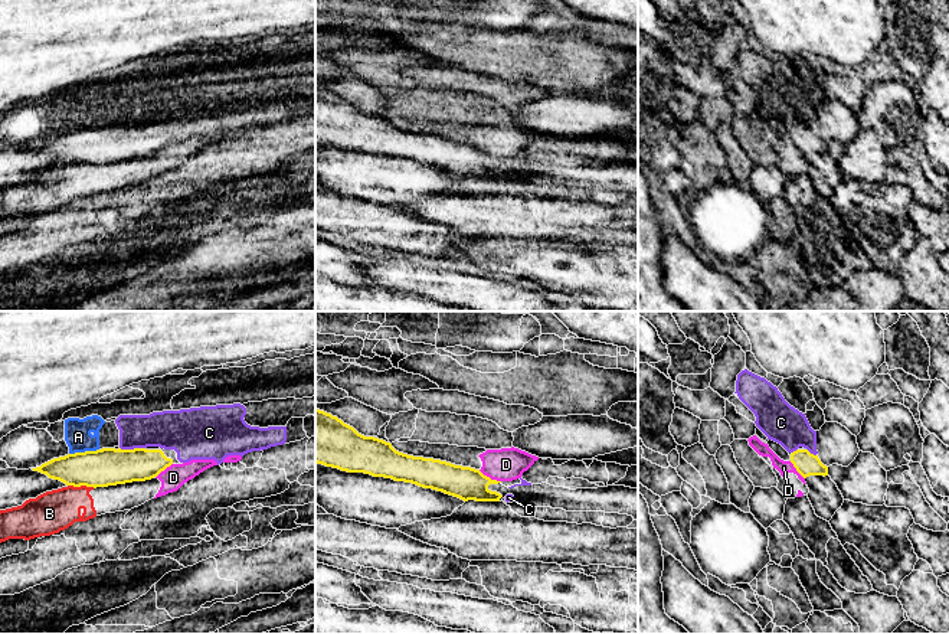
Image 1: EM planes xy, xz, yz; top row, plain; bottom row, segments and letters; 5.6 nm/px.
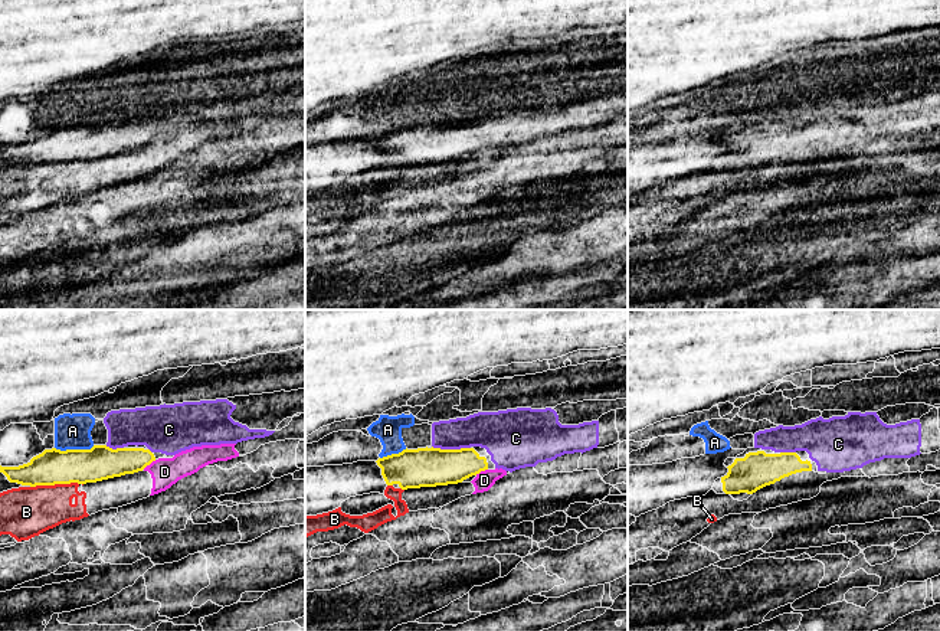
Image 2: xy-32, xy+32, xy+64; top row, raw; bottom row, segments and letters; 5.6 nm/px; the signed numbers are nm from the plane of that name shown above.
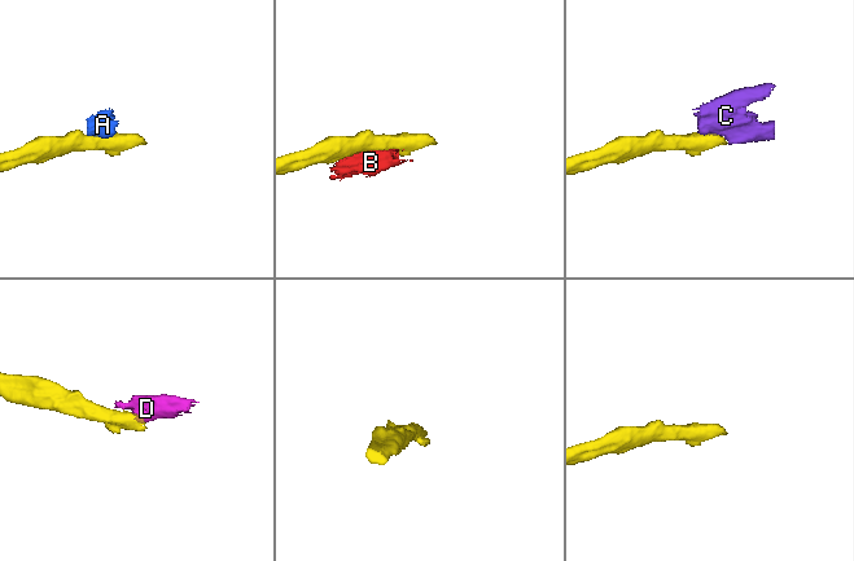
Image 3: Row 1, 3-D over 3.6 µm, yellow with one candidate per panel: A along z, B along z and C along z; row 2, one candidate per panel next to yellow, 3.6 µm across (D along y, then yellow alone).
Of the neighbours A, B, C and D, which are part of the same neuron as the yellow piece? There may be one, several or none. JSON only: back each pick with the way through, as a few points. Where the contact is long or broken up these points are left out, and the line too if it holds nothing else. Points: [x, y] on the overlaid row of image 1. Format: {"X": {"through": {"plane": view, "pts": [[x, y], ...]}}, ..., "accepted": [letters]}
{"C": {"through": {"plane": "xy", "pts": [[104, 467], [115, 467], [134, 448], [153, 430], [172, 430]]}}, "accepted": ["C"]}

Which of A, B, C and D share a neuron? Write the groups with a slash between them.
A / B D / C

